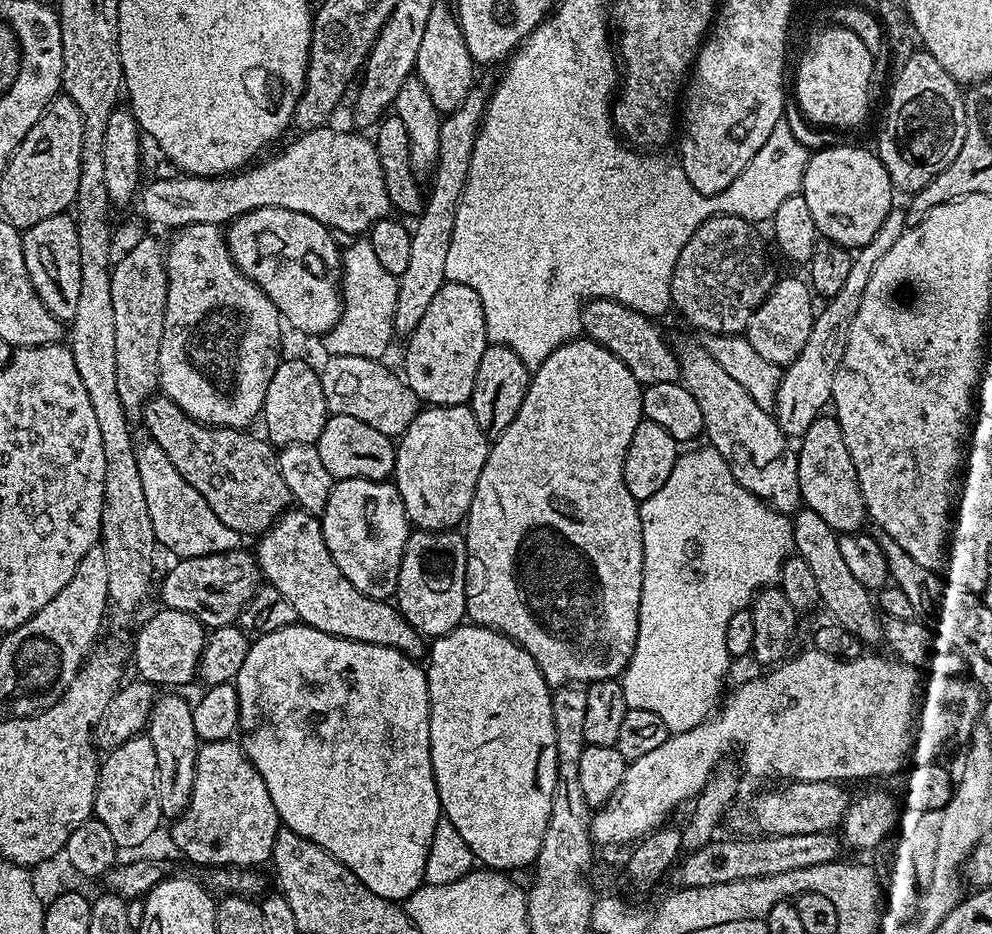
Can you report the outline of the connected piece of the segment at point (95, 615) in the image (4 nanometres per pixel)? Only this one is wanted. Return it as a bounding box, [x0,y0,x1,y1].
[4,546,109,657]

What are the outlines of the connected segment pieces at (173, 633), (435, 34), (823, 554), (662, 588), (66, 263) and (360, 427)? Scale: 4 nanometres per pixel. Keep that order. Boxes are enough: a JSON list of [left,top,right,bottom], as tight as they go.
[[132,610,206,684],[414,14,474,114],[792,508,883,643],[622,446,790,733],[22,214,82,322],[315,415,396,481]]

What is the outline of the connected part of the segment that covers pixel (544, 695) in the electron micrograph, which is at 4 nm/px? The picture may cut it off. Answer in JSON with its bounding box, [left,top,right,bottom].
[426,622,558,870]

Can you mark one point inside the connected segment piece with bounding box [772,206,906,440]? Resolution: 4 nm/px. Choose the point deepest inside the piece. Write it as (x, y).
(806, 384)

